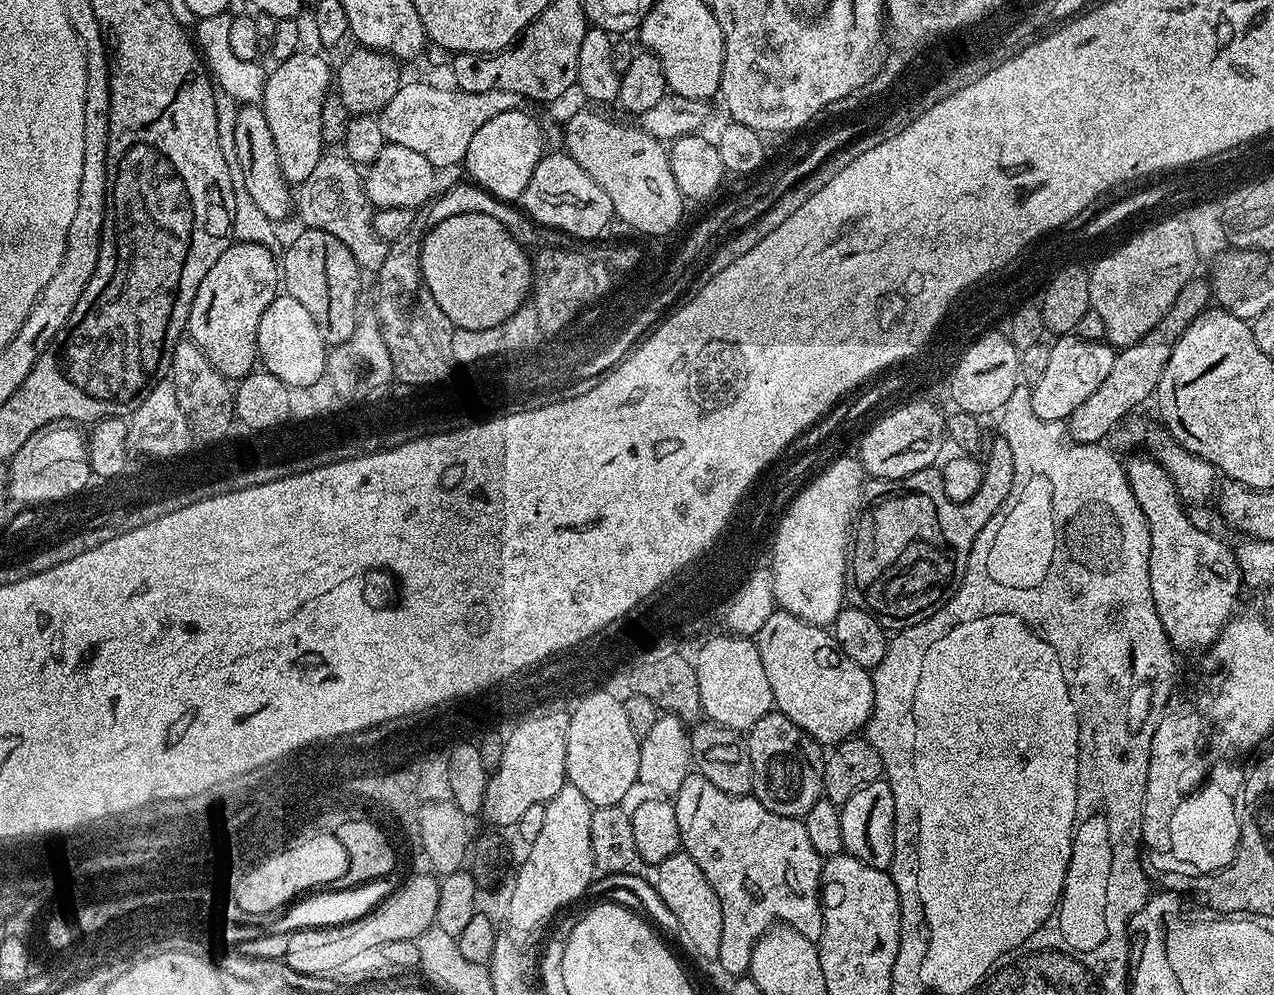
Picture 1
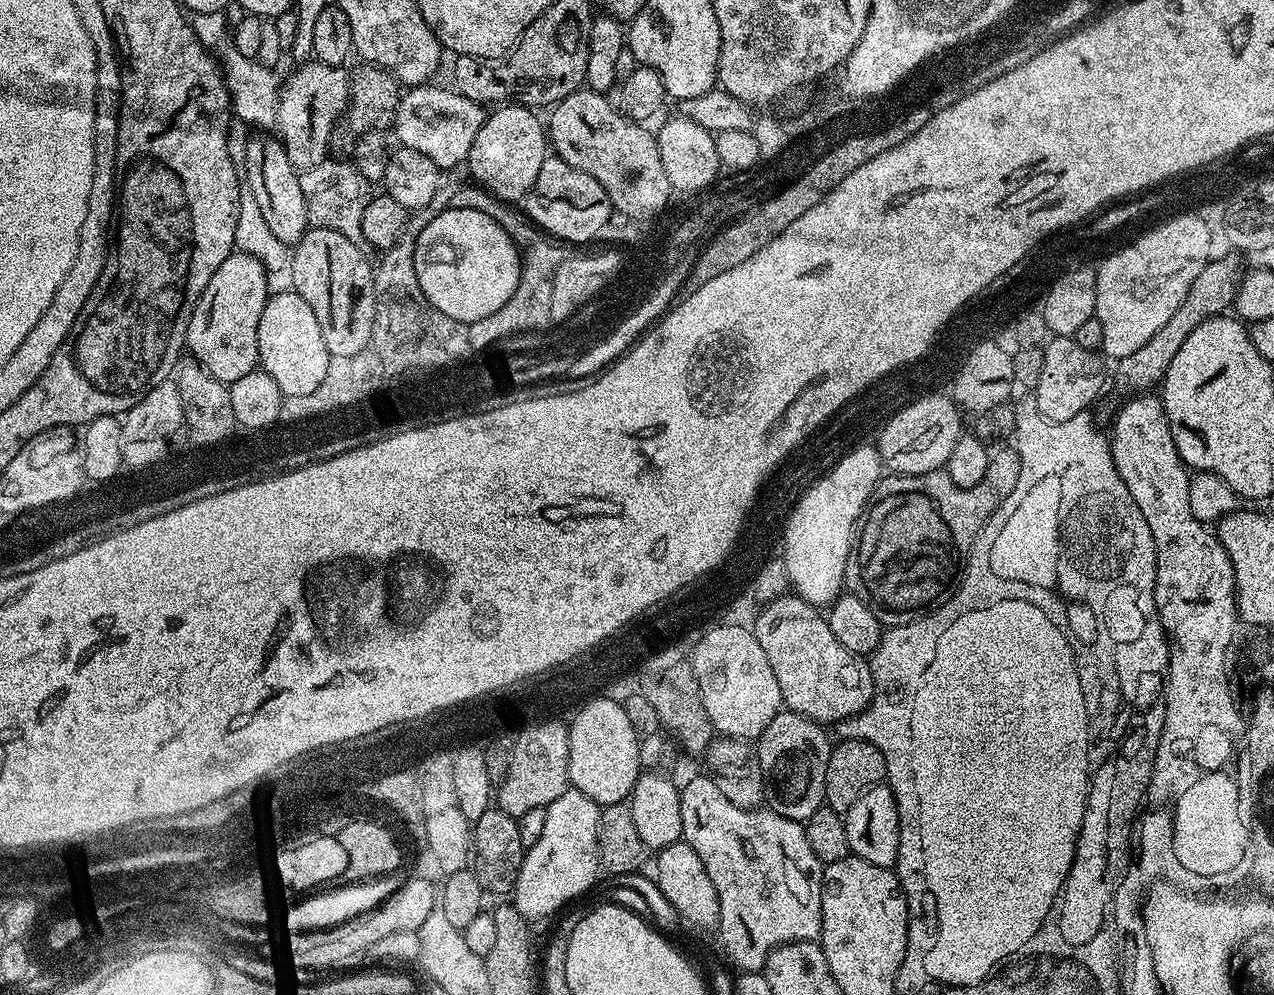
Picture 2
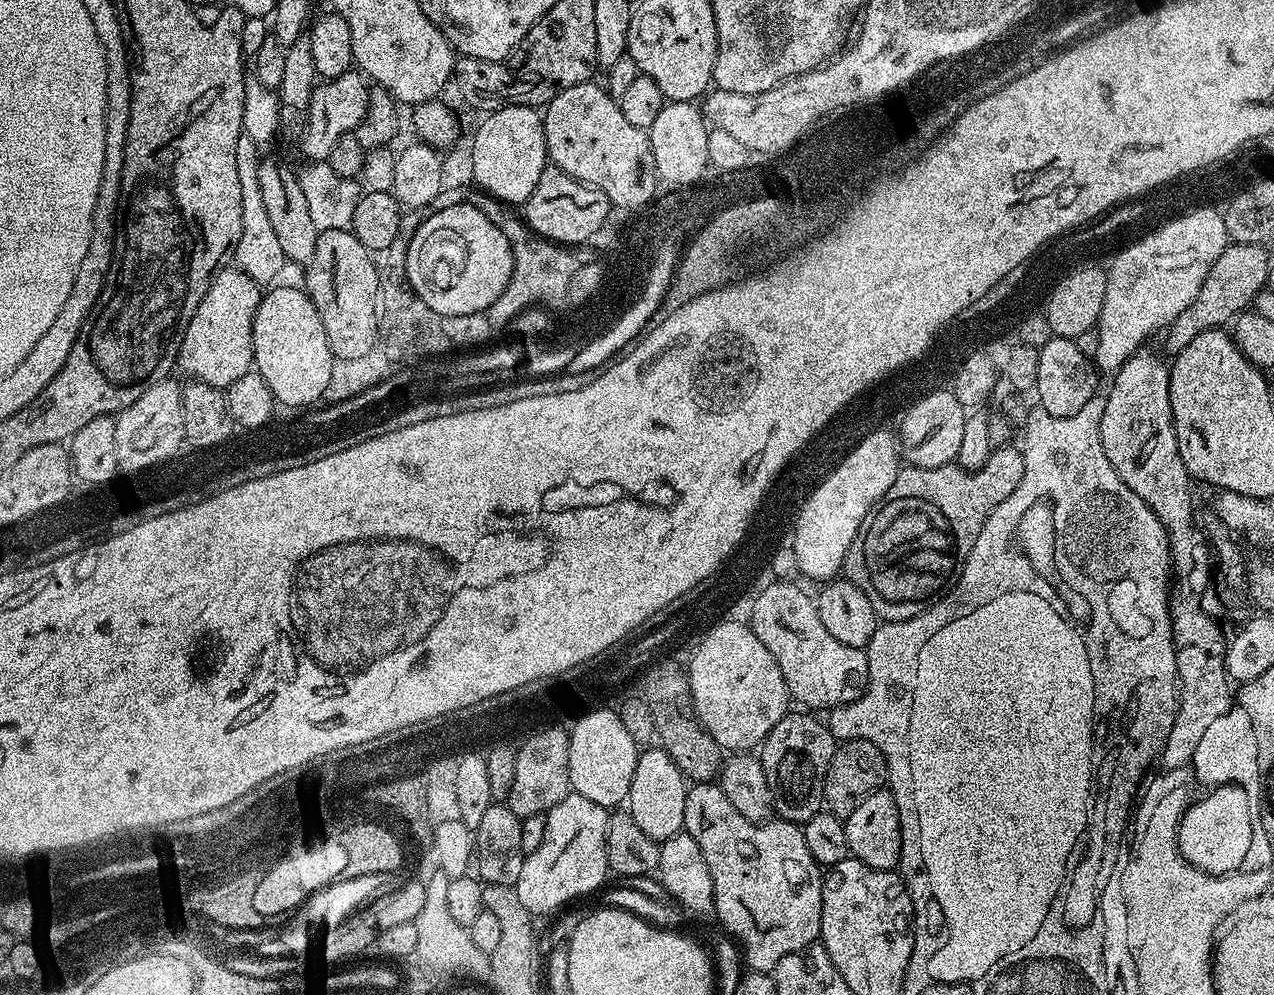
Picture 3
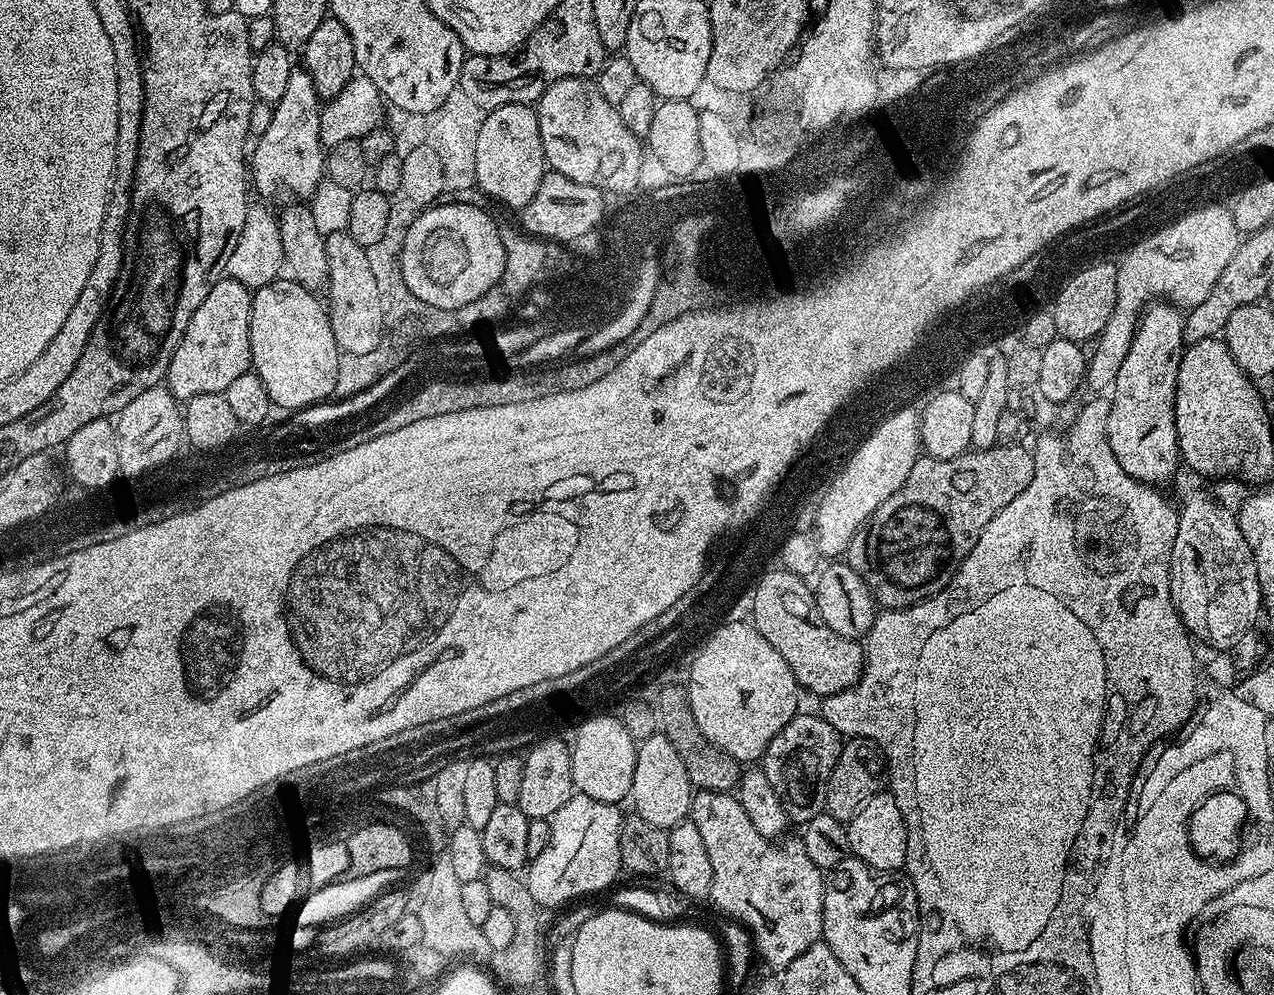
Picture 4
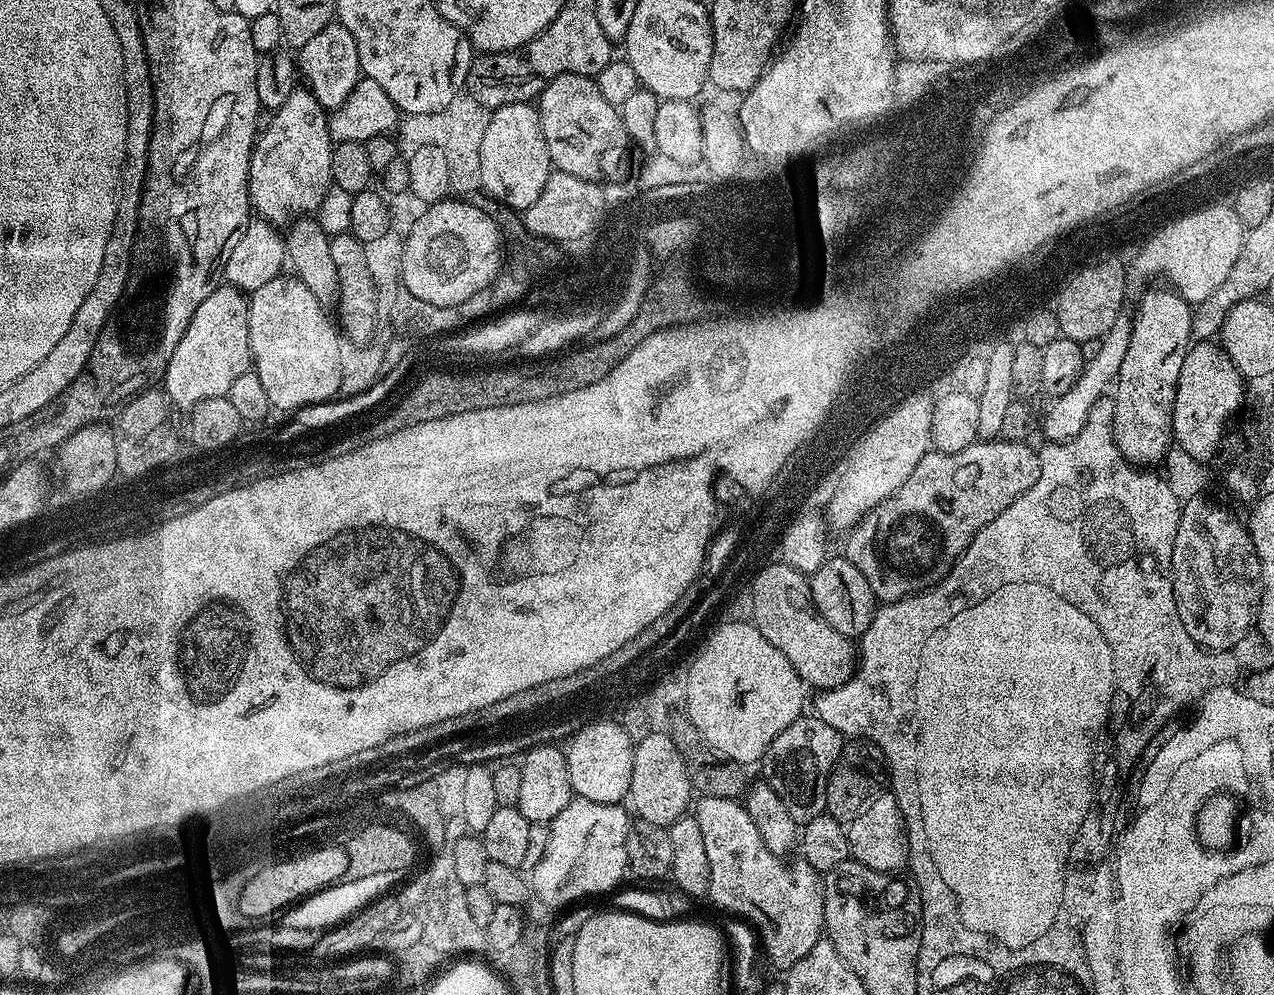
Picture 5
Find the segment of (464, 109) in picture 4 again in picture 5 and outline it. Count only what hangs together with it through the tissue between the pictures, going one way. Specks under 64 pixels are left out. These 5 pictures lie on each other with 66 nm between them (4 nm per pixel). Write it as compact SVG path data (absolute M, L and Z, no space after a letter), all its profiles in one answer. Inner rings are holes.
M461 94L442 110L429 116L409 116L408 132L418 138L420 144L438 146L446 158L446 167L450 170L449 193L456 198L464 198L467 192L480 188L480 151L482 150L482 134L486 134L489 109L484 108L476 99L467 94Z

